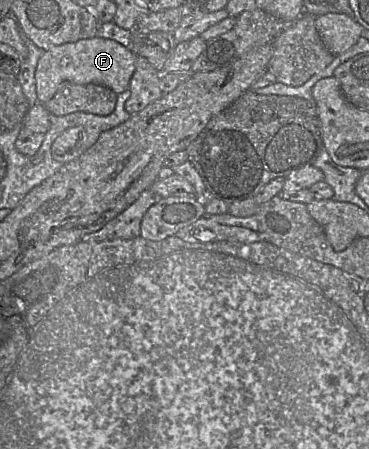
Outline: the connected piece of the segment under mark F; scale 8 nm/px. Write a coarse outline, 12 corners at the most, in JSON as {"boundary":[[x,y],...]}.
{"boundary":[[98,36],[53,46],[37,63],[38,100],[64,82],[129,89],[137,55]]}

